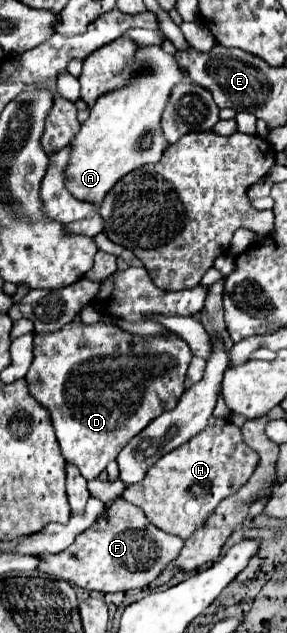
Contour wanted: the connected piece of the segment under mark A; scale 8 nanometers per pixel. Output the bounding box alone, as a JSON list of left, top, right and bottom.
[66,47,184,205]

